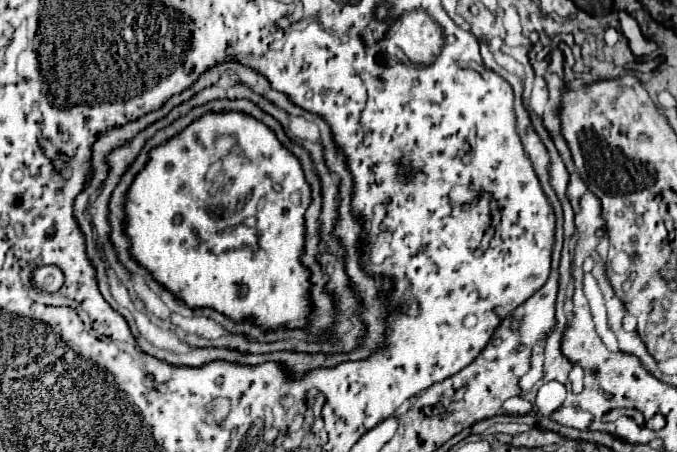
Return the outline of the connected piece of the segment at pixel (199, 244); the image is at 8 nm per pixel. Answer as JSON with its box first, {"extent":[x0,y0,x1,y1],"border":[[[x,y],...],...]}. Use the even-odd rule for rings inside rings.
{"extent":[124,112,314,332],"border":[[[208,112],[202,116],[202,128],[200,128],[200,118],[194,120],[190,126],[186,126],[180,134],[172,136],[168,142],[164,142],[162,146],[156,146],[150,150],[148,154],[148,162],[146,166],[134,176],[126,198],[124,198],[124,234],[130,240],[130,254],[132,258],[146,268],[154,280],[164,286],[166,290],[172,292],[172,296],[180,302],[184,302],[188,308],[196,310],[196,308],[212,308],[216,312],[222,312],[224,316],[228,316],[234,322],[242,322],[242,320],[252,320],[252,324],[256,324],[258,328],[262,328],[264,332],[270,330],[278,330],[278,328],[306,328],[308,326],[308,316],[314,310],[314,302],[310,298],[310,288],[312,288],[312,274],[310,270],[302,264],[302,254],[304,254],[304,238],[306,238],[306,228],[304,228],[304,204],[310,204],[310,186],[304,180],[304,170],[298,162],[298,158],[276,138],[276,134],[260,120],[252,118],[250,114],[244,112]],[[294,192],[302,192],[302,204],[298,208],[292,208],[294,204],[290,202],[290,196]],[[254,194],[254,200],[260,196],[266,196],[266,206],[262,212],[258,212],[258,222],[256,226],[248,228],[242,224],[242,216],[240,218],[232,218],[232,214],[238,214],[246,200]]]}

